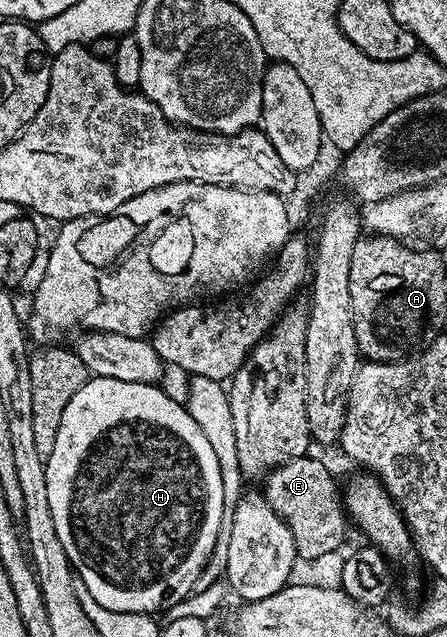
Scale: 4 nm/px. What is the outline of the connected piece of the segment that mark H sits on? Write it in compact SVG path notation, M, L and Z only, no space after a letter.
M90 377L71 396L70 402L63 409L62 419L59 420L54 436L54 447L47 457L47 497L51 499L51 517L55 520L55 532L59 532L63 552L67 552L76 577L81 578L83 584L87 584L91 596L95 596L95 600L99 600L103 608L111 608L111 612L156 615L157 610L163 609L164 606L166 609L179 604L198 585L201 570L208 562L219 535L224 506L223 477L220 476L219 460L216 459L210 441L203 434L203 428L199 428L180 401L173 401L172 396L164 394L161 388L157 384Z

